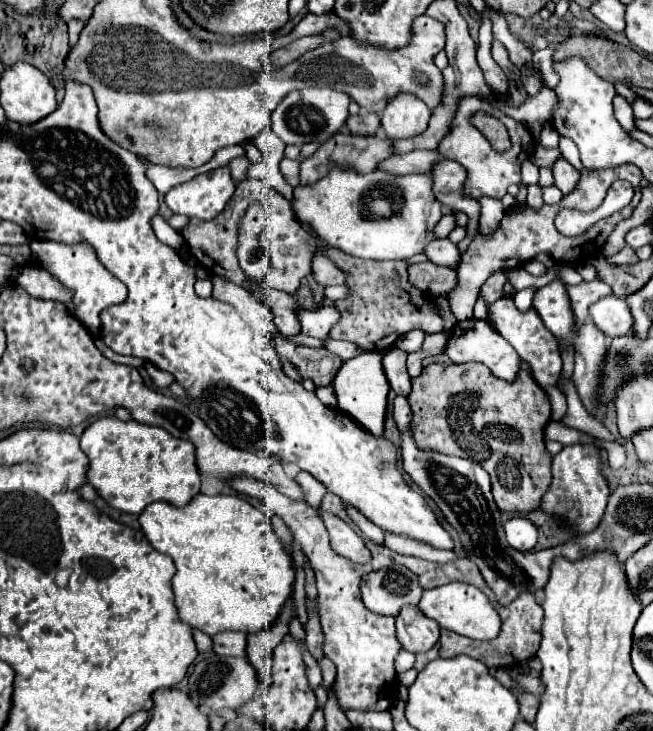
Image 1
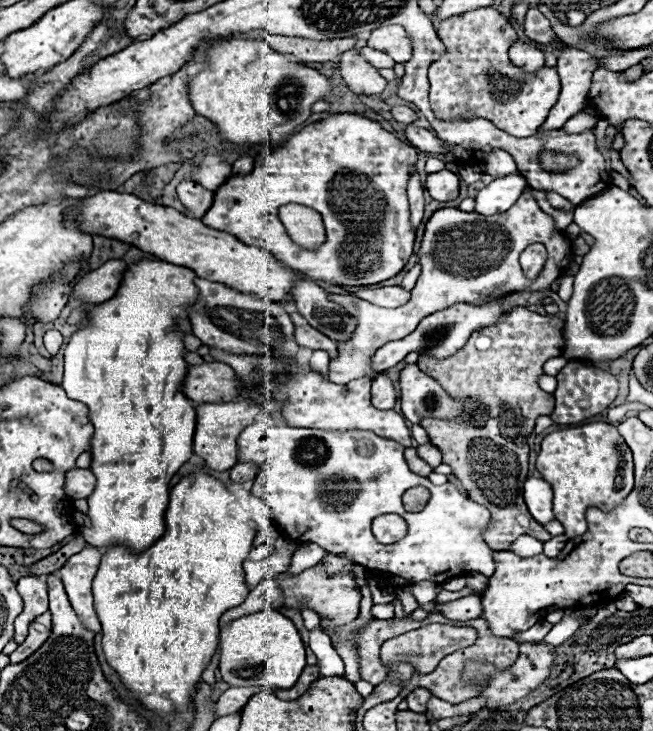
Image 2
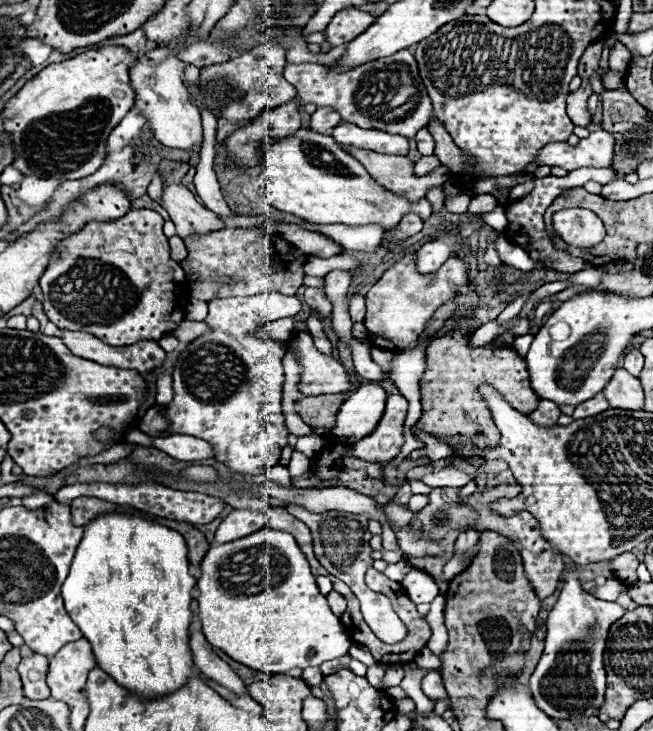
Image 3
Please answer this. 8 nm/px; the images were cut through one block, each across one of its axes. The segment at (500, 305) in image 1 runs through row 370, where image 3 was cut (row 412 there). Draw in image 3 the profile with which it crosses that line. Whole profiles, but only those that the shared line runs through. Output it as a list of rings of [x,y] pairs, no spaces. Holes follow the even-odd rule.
[[[544,400],[538,404],[538,408],[534,412],[530,412],[530,420],[534,420],[534,424],[538,426],[554,426],[560,418],[560,408],[558,404],[550,402],[550,400]]]

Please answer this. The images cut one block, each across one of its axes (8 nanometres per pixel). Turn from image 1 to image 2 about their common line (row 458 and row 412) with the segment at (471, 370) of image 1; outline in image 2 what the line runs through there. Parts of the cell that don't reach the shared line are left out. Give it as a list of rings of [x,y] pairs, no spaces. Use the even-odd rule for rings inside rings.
[[[514,306],[508,314],[504,314],[496,324],[486,326],[482,330],[472,332],[464,348],[460,348],[450,358],[432,358],[420,356],[418,366],[422,372],[434,376],[454,398],[478,398],[480,404],[474,408],[462,424],[452,424],[446,420],[422,420],[430,442],[444,454],[444,464],[452,466],[452,472],[458,476],[462,486],[468,490],[468,496],[478,500],[478,504],[486,506],[492,514],[490,524],[482,532],[486,544],[492,550],[508,550],[510,544],[518,536],[532,536],[540,542],[548,542],[552,536],[538,524],[522,498],[522,484],[528,474],[528,444],[526,438],[532,434],[536,426],[536,418],[550,416],[554,410],[554,396],[538,388],[538,376],[542,374],[542,364],[548,358],[560,356],[564,348],[564,320],[556,316],[540,316],[530,312],[526,306]]]

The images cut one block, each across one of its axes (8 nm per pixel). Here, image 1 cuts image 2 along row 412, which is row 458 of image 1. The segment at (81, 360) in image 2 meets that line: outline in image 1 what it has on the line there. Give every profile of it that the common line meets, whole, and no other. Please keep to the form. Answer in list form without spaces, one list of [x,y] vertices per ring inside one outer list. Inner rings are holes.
[[[102,416],[82,432],[80,448],[90,458],[90,470],[86,474],[88,482],[112,508],[122,512],[140,514],[148,504],[158,500],[186,506],[200,492],[194,444],[174,438],[158,426]]]

